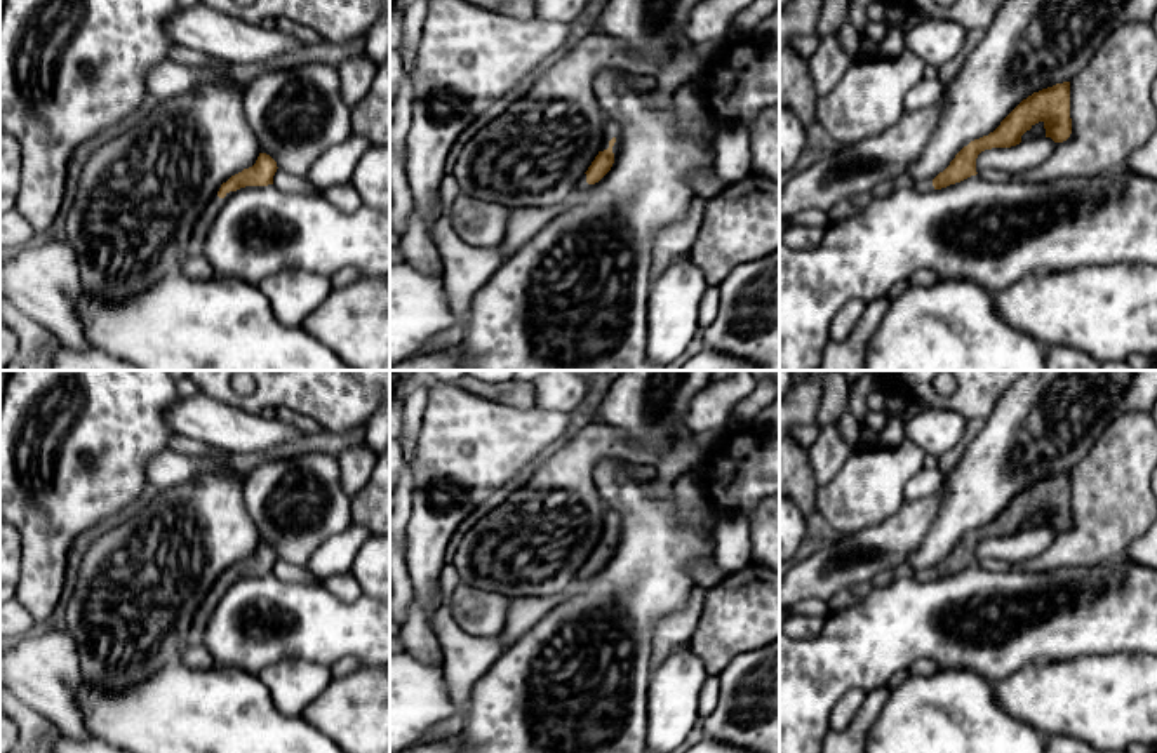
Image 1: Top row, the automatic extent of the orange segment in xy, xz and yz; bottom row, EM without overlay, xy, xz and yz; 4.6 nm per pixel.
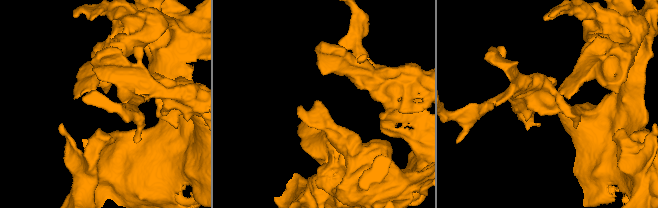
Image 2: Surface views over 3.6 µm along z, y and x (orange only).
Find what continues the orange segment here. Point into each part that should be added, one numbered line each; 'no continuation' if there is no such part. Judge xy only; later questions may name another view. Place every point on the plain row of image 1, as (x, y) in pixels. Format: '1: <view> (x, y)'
1: xy (206, 609)

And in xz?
1: xz (611, 519)

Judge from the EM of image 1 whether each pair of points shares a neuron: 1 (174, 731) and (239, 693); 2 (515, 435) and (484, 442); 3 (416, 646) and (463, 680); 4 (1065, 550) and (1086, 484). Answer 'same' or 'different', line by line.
1: same
2: same
3: different
4: same

